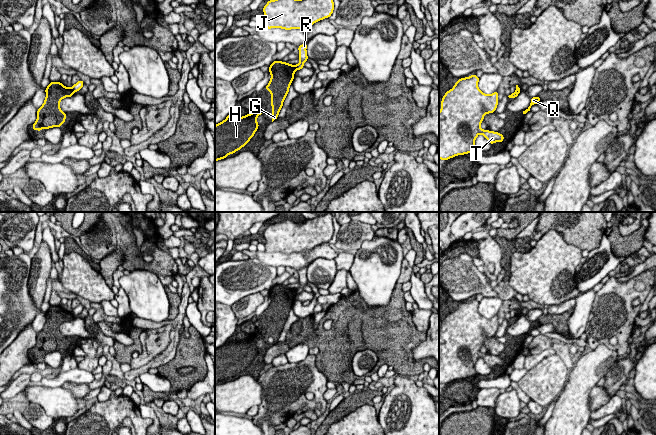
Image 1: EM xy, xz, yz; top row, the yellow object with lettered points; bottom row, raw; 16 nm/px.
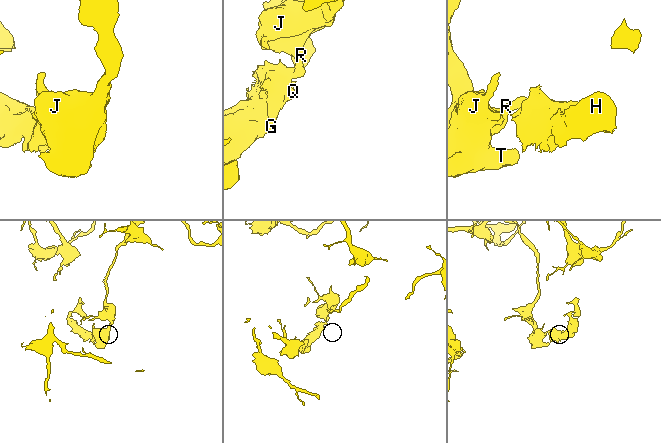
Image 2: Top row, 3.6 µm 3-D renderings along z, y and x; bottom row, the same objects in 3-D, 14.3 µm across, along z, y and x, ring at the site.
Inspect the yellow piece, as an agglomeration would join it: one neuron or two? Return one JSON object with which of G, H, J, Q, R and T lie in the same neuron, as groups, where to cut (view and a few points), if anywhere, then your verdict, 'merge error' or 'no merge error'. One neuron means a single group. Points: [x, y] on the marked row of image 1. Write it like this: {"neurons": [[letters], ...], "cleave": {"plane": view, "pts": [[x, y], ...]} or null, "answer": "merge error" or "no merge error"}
{"neurons": [["G", "H", "Q"], ["J", "R", "T"]], "cleave": {"plane": "xz", "pts": [[296, 65], [297, 69]]}, "answer": "merge error"}

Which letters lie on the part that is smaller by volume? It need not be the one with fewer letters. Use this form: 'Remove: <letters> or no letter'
Remove: G, H, Q

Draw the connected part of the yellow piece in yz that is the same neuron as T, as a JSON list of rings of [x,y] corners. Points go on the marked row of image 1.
[[[475,74],[460,78],[442,97],[439,111],[439,159],[441,160],[446,161],[455,156],[476,151],[474,142],[479,134],[483,134],[491,145],[504,140],[504,136],[499,132],[483,130],[480,127],[485,114],[496,111],[499,100],[497,91],[489,95],[481,92],[478,82],[479,77]]]

